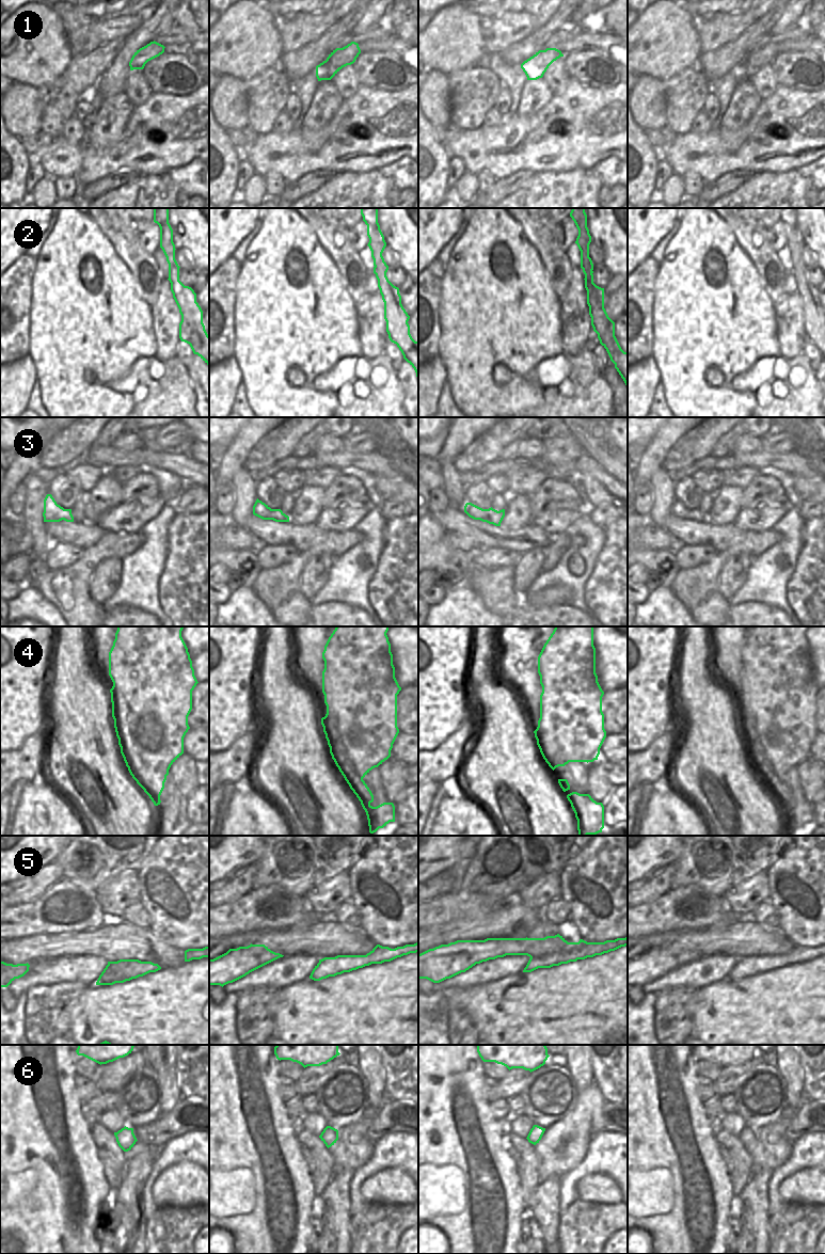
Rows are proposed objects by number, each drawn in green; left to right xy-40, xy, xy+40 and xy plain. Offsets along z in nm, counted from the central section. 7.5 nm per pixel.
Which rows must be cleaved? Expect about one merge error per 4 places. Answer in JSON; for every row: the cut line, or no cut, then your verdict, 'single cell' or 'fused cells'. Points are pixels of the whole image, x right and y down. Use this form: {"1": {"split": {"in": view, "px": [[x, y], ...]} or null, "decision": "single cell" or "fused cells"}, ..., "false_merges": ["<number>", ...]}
{"1": {"split": null, "decision": "single cell"}, "2": {"split": null, "decision": "single cell"}, "3": {"split": null, "decision": "single cell"}, "4": {"split": null, "decision": "single cell"}, "5": {"split": {"in": "xy+40", "px": [[530, 957], [541, 957], [553, 953], [571, 953], [580, 958]]}, "decision": "fused cells"}, "6": {"split": null, "decision": "single cell"}, "false_merges": ["5"]}

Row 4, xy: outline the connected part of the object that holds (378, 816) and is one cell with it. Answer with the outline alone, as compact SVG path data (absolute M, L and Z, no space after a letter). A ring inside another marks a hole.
M336 626L322 652L324 661L322 693L327 714L321 718L321 725L332 759L366 812L370 834L383 828L390 822L395 822L394 804L383 803L372 807L370 804L374 801L374 795L363 780L372 768L378 767L391 757L393 744L399 733L397 727L397 695L401 687L395 678L387 631L388 626Z

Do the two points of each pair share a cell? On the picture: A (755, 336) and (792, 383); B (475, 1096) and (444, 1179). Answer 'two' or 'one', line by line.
A: two
B: one

